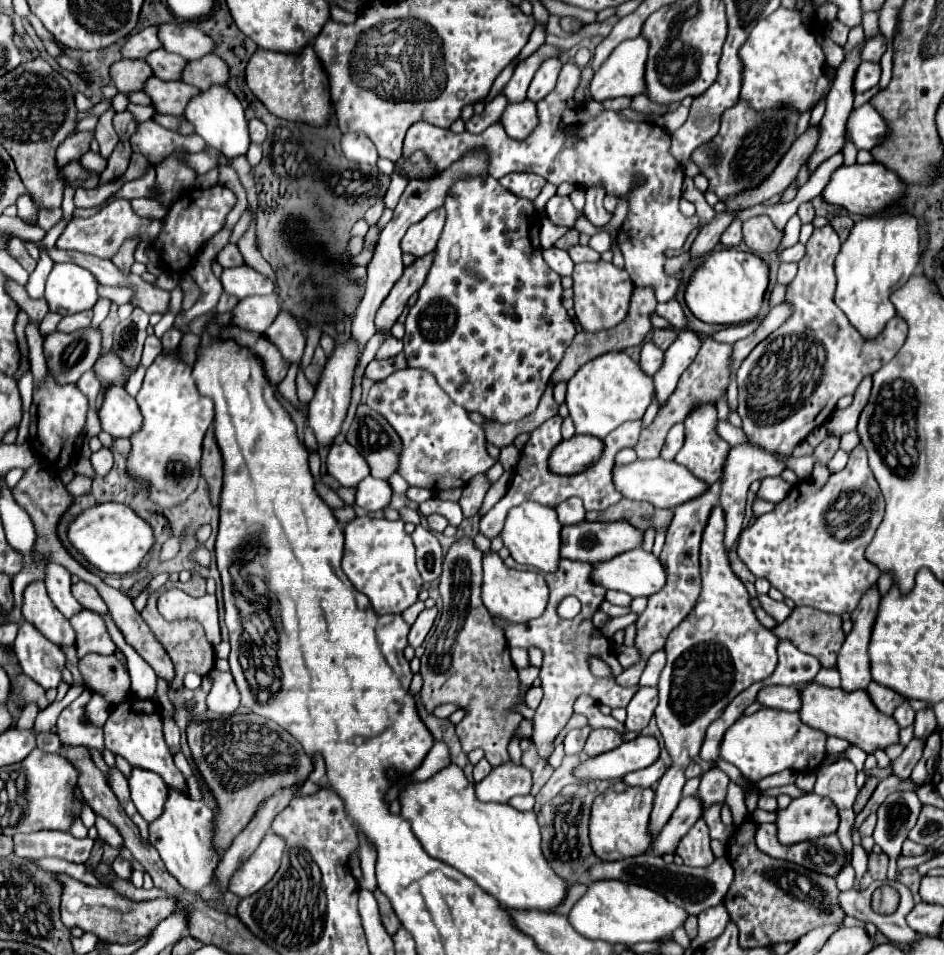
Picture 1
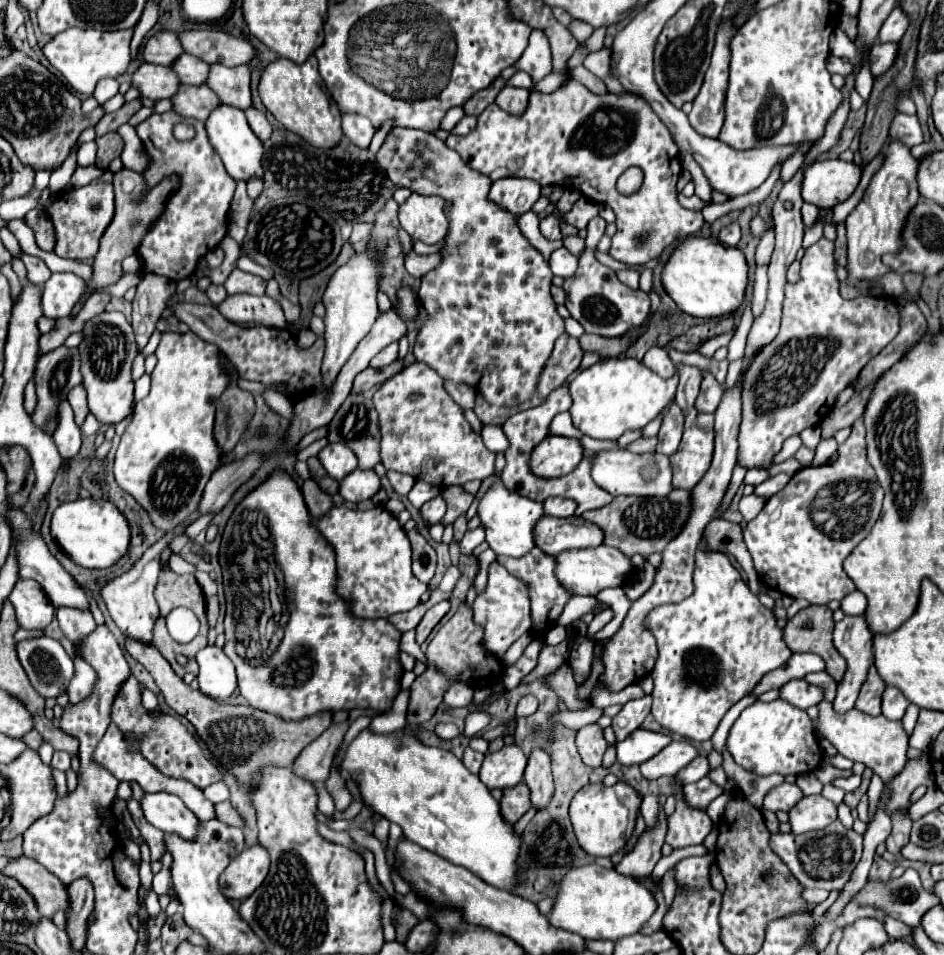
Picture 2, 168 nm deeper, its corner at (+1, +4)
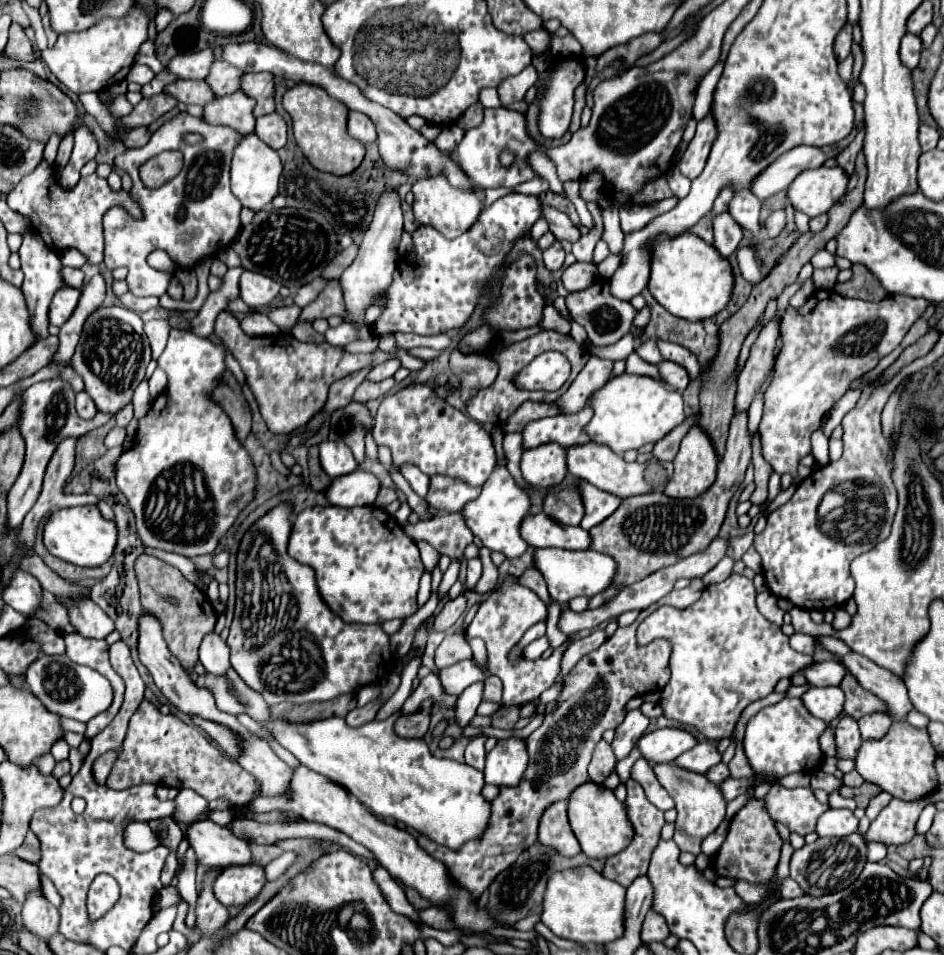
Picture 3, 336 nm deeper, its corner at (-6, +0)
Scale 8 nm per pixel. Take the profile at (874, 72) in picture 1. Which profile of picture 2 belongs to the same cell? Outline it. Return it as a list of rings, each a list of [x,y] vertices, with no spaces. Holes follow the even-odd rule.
[[[874,43],[870,53],[870,71],[872,75],[884,75],[898,57],[900,43]]]

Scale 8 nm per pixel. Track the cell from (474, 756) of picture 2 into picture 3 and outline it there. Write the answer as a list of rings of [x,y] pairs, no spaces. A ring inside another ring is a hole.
[[[479,735],[479,737],[473,737],[465,749],[465,763],[483,771],[483,765],[485,765],[485,745],[487,737],[485,735]]]

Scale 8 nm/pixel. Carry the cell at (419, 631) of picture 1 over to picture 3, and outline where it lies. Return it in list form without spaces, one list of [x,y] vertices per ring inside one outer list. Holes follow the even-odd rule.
[[[459,595],[457,599],[445,601],[441,611],[435,615],[433,631],[449,631],[457,623],[457,619],[461,617],[463,611],[465,611],[465,597],[463,595]]]

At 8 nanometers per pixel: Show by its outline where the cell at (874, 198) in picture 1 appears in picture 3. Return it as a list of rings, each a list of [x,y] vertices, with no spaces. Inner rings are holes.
[[[821,165],[813,171],[803,171],[791,183],[787,197],[791,205],[809,217],[827,213],[847,193],[849,173],[841,167]]]

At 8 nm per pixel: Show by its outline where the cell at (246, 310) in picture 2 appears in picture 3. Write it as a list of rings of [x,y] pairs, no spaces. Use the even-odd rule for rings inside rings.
[[[249,311],[249,313],[243,317],[243,321],[241,321],[241,329],[243,329],[247,335],[257,335],[257,337],[279,333],[279,329],[267,319],[267,315],[263,315],[263,313],[259,313],[259,311]]]

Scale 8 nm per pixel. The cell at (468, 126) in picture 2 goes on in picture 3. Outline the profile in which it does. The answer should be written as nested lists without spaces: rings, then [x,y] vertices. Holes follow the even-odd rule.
[[[449,125],[449,127],[443,127],[441,129],[441,135],[435,139],[435,145],[441,149],[441,151],[453,151],[459,141],[463,139],[465,131],[459,127],[459,125]]]

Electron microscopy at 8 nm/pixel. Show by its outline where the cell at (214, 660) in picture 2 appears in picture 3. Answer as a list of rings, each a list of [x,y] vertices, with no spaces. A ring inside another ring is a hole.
[[[209,633],[199,649],[199,661],[211,675],[225,675],[231,669],[229,647],[217,633]]]

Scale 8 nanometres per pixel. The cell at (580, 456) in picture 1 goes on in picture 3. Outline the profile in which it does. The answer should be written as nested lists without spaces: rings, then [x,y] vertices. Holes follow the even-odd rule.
[[[545,443],[527,449],[521,459],[521,473],[533,487],[553,487],[567,475],[567,449],[559,443]]]

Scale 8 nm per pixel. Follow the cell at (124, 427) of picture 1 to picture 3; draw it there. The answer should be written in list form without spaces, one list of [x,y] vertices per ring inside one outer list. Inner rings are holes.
[[[111,305],[111,307],[99,307],[85,321],[81,341],[71,359],[71,367],[83,377],[85,391],[95,401],[97,409],[101,413],[117,415],[125,405],[131,403],[137,385],[145,377],[149,361],[151,361],[151,347],[143,331],[141,317],[131,309]]]

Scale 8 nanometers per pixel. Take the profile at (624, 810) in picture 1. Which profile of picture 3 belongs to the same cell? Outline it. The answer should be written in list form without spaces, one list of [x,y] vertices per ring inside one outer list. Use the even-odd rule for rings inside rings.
[[[597,783],[579,785],[569,797],[569,823],[581,845],[581,851],[591,859],[607,859],[617,855],[631,843],[631,821],[627,819],[627,805],[617,801],[615,793]]]

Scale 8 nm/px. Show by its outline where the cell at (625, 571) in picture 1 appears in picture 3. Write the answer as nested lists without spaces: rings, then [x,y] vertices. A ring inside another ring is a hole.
[[[535,549],[535,567],[541,571],[551,599],[559,605],[569,603],[573,597],[593,597],[607,589],[615,577],[615,559],[609,555],[585,549],[585,551],[567,551],[567,549]]]

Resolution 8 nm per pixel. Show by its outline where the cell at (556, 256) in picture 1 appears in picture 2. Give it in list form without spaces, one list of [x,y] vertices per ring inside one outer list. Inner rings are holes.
[[[558,247],[552,251],[552,257],[550,257],[550,271],[562,279],[568,279],[576,273],[578,269],[578,257],[568,253],[566,247]]]

